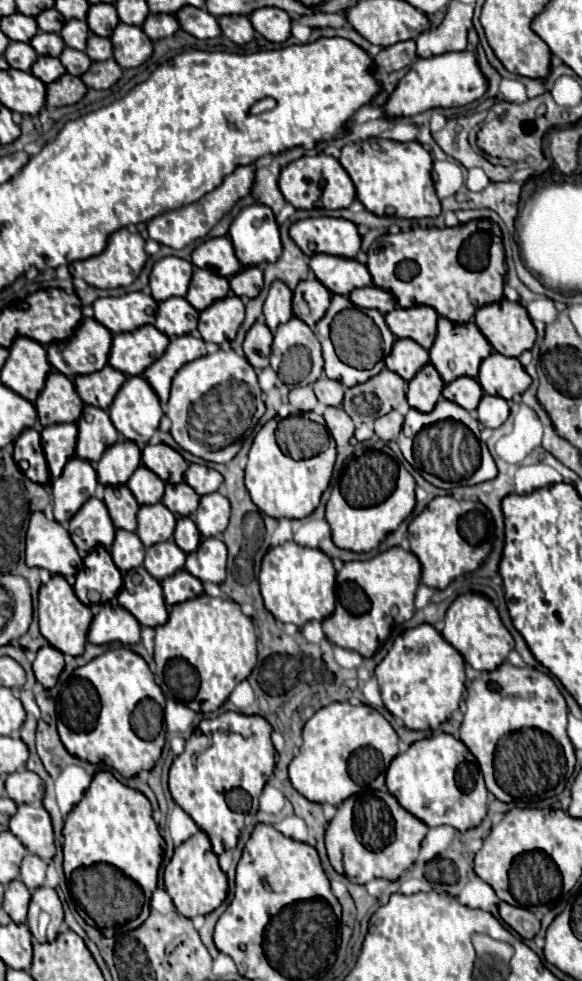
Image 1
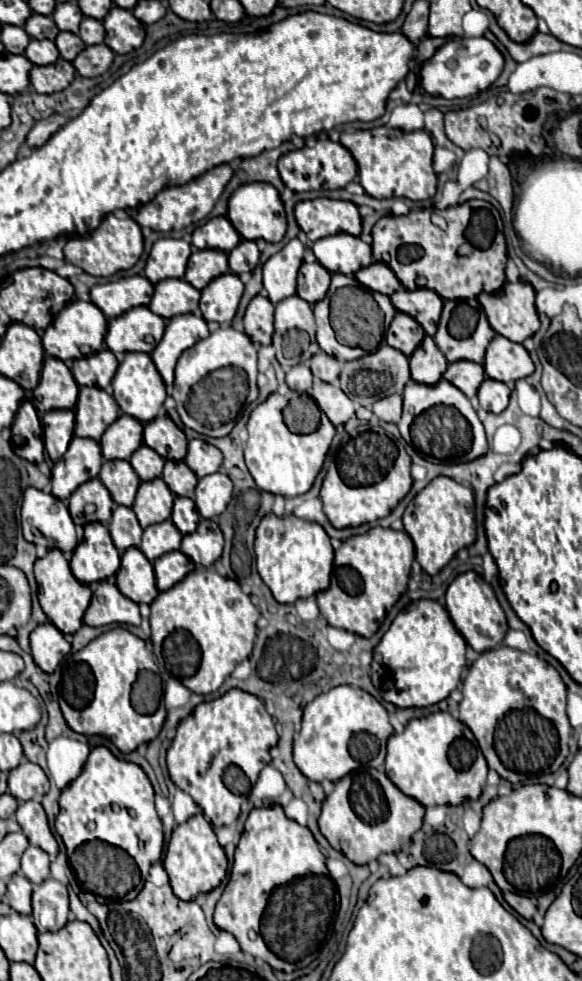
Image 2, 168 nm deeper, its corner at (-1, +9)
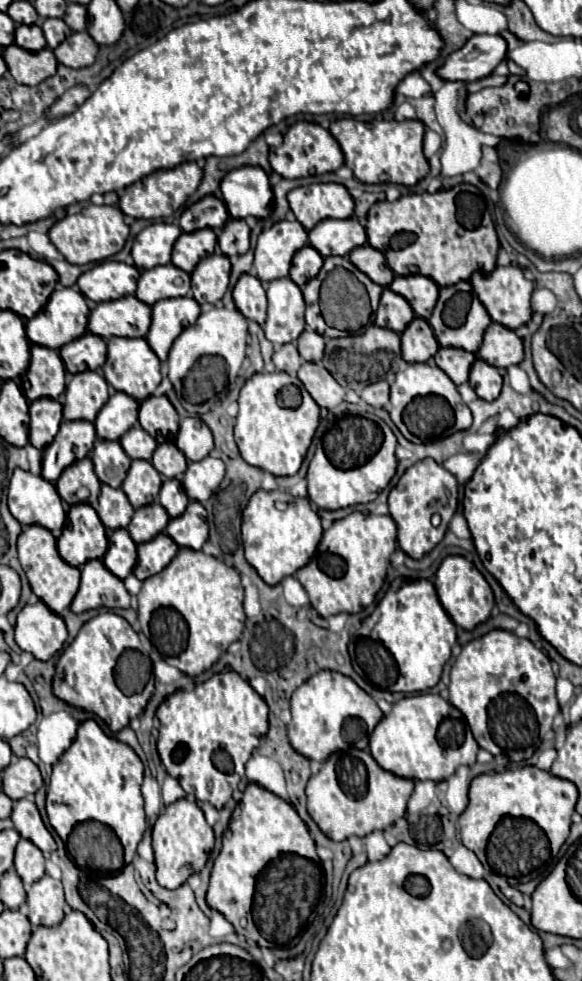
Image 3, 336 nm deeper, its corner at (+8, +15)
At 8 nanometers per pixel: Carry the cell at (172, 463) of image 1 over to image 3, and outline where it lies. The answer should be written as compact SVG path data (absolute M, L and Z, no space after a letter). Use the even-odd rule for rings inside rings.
M149 397L139 407L139 425L157 441L175 441L179 431L179 415L167 397Z

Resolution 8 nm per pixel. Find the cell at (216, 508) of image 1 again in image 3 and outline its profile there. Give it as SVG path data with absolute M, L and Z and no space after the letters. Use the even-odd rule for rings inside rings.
M205 457L197 463L189 463L183 479L183 487L191 501L207 501L221 485L225 475L225 465L217 457Z

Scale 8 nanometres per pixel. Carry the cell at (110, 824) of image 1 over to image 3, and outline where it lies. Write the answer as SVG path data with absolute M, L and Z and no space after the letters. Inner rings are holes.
M93 719L83 721L77 729L73 745L53 765L53 773L47 785L49 823L66 842L75 825L83 821L99 821L115 831L125 849L125 863L131 863L147 829L141 783L143 763L135 751L129 745L107 737Z

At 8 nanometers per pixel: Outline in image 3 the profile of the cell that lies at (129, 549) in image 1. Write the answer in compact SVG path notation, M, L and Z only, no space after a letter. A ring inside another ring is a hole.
M101 485L97 515L107 531L125 529L133 517L133 507L121 489L113 489L109 485Z

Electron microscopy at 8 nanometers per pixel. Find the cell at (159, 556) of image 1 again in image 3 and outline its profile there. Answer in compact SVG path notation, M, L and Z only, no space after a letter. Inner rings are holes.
M153 503L153 505L145 505L145 509L135 511L131 523L127 525L127 531L131 539L137 545L141 545L141 543L151 541L159 533L165 533L167 523L169 523L167 511L159 503Z

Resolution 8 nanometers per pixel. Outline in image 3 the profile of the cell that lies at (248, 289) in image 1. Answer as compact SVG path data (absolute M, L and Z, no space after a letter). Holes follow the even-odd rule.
M229 219L219 233L219 247L223 255L243 255L249 251L249 227L245 221Z

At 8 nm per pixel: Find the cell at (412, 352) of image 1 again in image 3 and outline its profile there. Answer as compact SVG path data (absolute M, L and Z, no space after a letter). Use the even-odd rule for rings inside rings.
M385 287L379 309L375 313L375 325L383 327L383 329L391 329L395 333L403 333L405 327L413 319L415 319L415 313L413 313L411 305L403 297L397 297L397 293L393 293Z

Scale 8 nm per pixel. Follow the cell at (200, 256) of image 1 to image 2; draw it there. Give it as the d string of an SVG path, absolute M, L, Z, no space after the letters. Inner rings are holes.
M212 217L192 233L192 245L196 249L220 249L228 253L238 243L240 235L234 231L234 225L228 217Z

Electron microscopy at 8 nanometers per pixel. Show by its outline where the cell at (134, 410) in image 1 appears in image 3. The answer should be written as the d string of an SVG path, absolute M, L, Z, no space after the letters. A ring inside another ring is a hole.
M111 337L107 343L107 361L103 365L103 377L107 383L121 393L127 393L135 401L145 401L151 397L161 383L161 371L159 371L159 361L153 357L153 351L149 345L145 345L145 339L127 339L127 337Z

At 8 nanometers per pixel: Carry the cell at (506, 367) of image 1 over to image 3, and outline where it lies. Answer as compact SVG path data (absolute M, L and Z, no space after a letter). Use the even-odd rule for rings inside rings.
M491 323L479 347L479 357L497 369L499 367L507 369L523 361L523 343L515 335L515 331L505 329L503 325Z

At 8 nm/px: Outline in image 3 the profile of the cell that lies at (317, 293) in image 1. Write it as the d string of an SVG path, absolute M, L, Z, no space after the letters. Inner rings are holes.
M305 245L303 249L299 249L293 257L293 265L291 265L291 279L303 287L307 281L311 281L319 269L323 265L323 257L311 247L311 245Z

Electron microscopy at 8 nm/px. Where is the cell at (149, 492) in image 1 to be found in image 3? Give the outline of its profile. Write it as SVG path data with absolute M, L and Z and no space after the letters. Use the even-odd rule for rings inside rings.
M133 425L133 429L129 429L119 443L131 459L143 461L151 461L153 451L157 449L157 441L153 441L153 437L149 437L149 433L145 433L139 425Z

